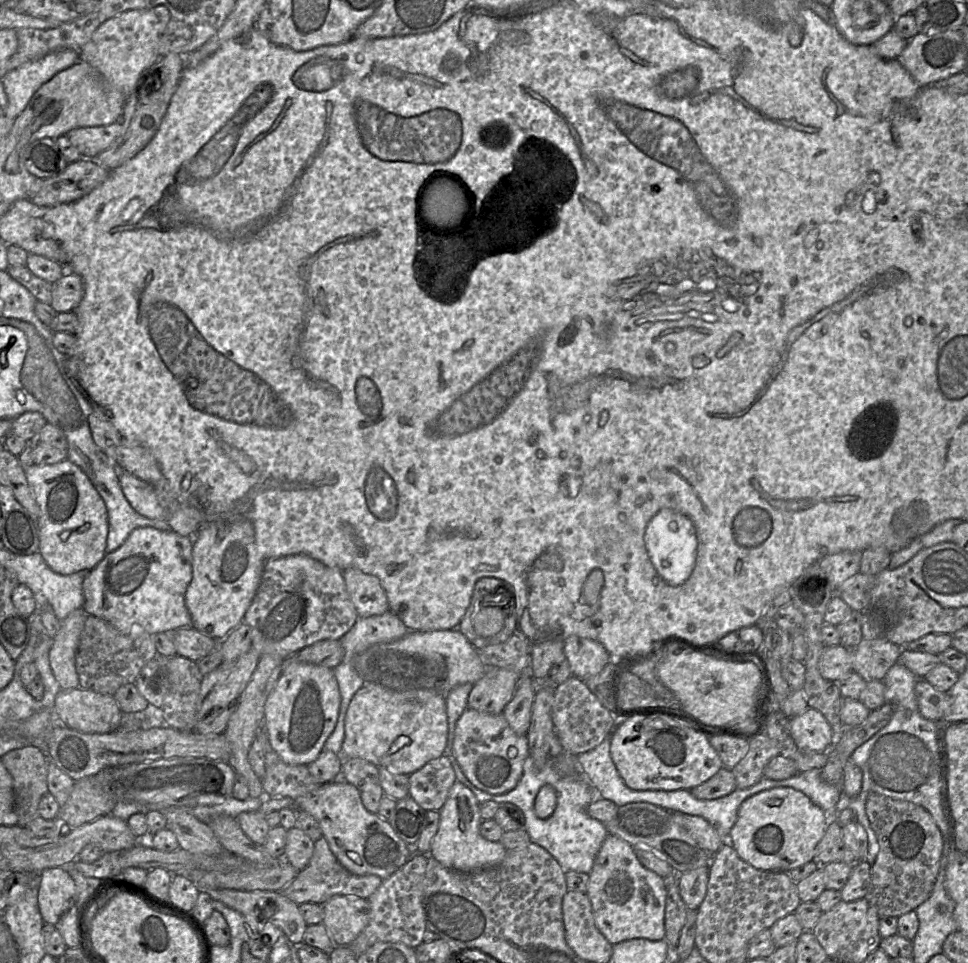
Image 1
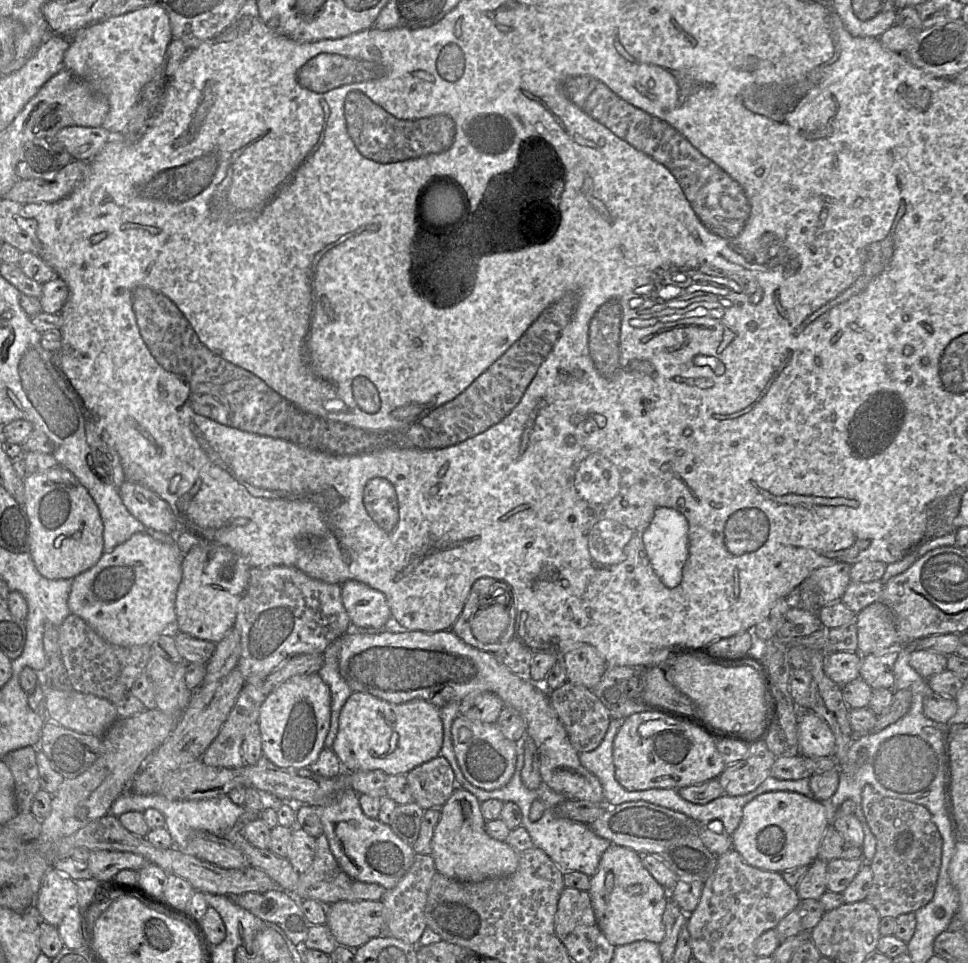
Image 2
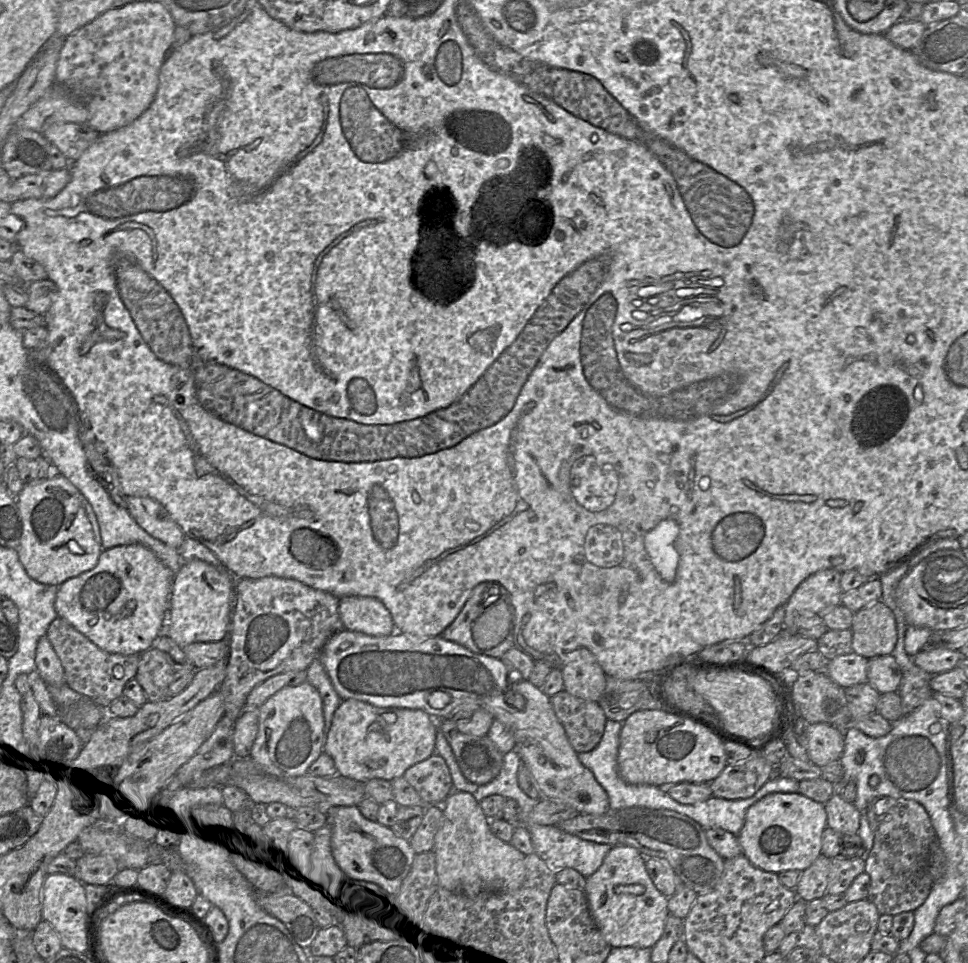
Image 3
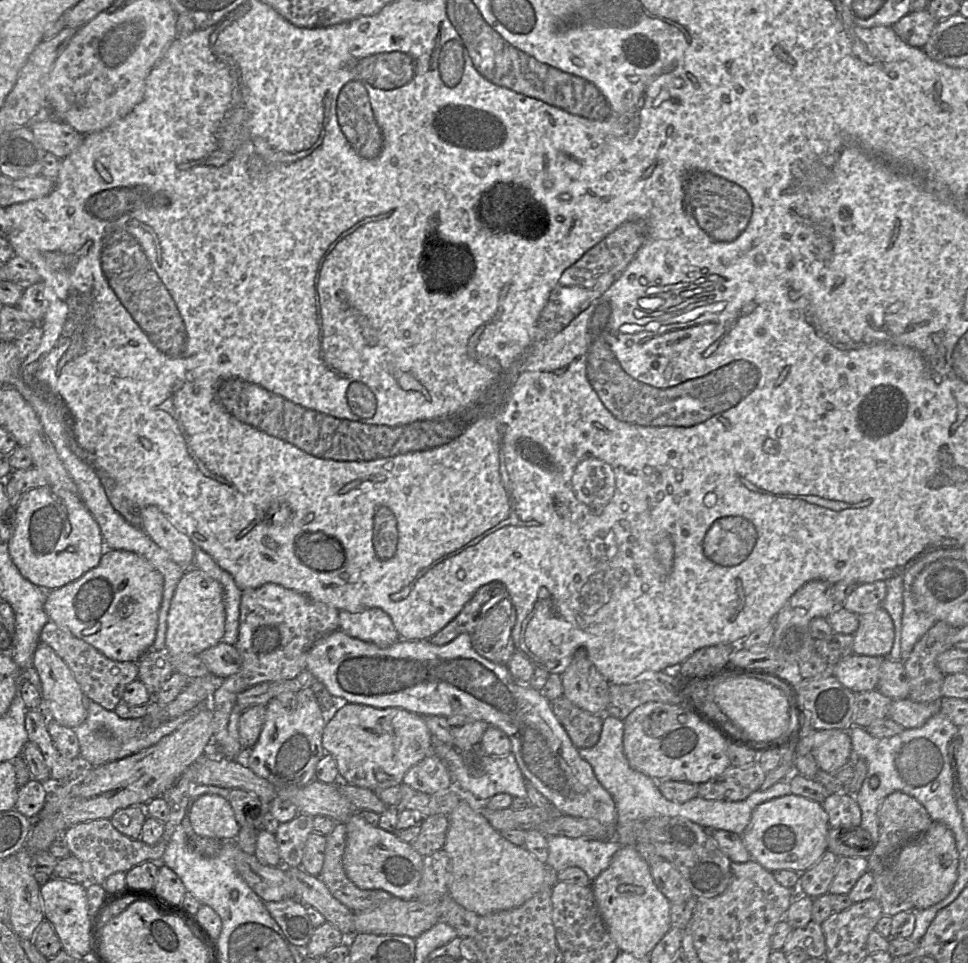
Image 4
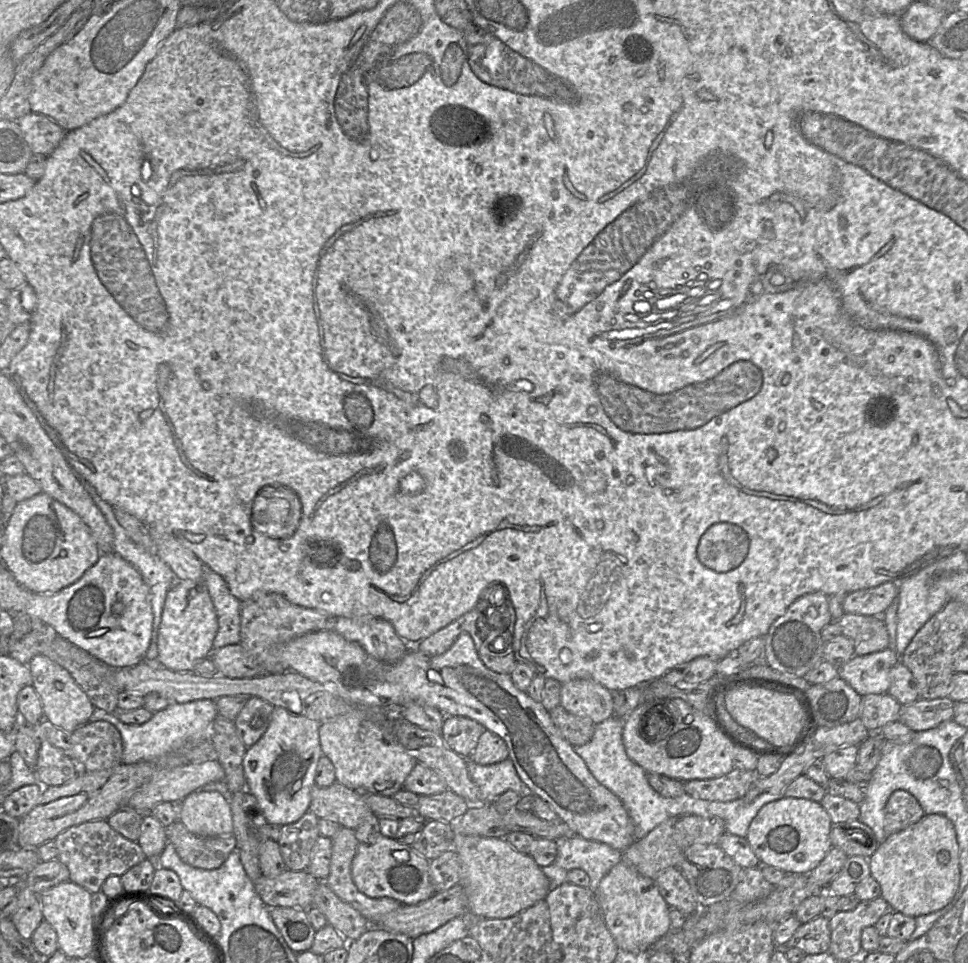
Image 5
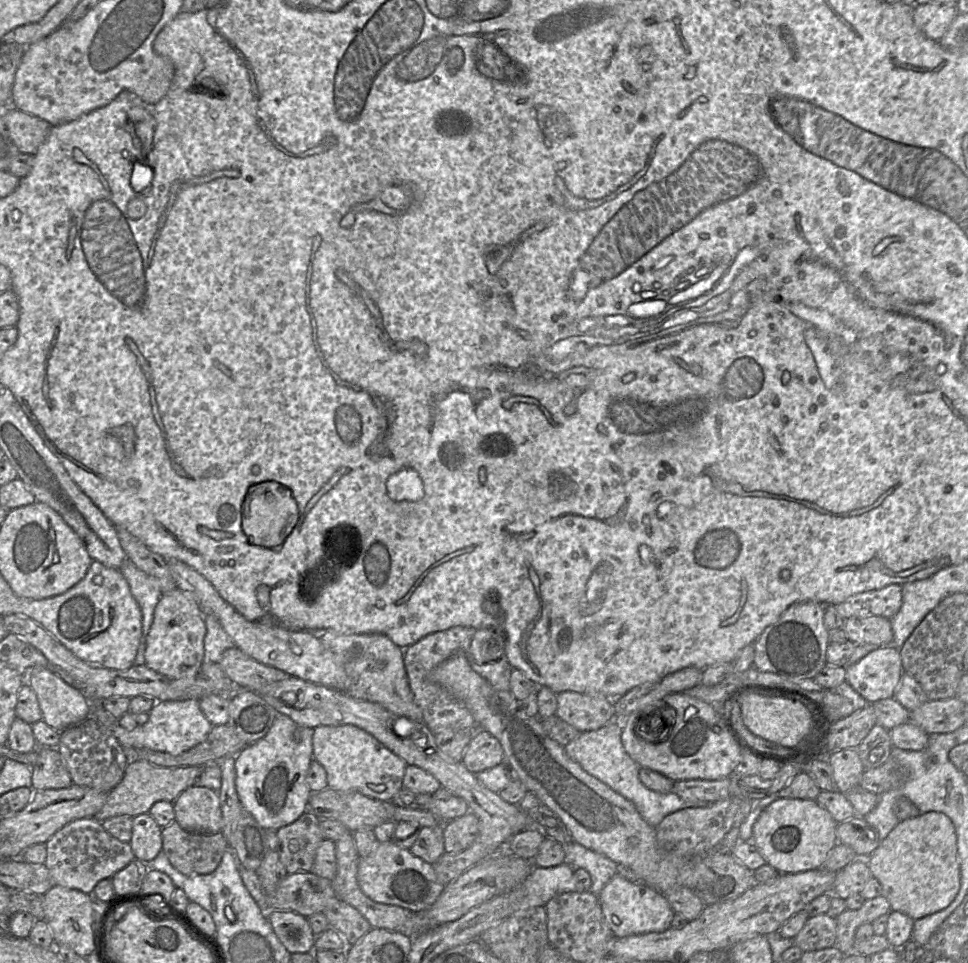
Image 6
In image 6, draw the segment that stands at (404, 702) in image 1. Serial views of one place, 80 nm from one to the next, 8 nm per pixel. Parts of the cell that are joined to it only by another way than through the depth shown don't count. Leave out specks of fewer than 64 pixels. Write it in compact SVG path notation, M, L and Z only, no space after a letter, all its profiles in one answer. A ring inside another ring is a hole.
M318 726L313 729L312 745L313 760L321 764L327 773L327 788L359 792L383 801L392 801L403 788L403 777L408 764L357 726Z

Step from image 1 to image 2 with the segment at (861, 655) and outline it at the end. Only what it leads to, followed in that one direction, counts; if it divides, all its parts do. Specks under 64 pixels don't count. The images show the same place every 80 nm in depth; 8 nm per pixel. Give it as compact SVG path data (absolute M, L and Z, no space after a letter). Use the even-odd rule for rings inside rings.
M895 644L881 652L861 657L860 677L872 689L894 687L894 664L901 650L902 644Z

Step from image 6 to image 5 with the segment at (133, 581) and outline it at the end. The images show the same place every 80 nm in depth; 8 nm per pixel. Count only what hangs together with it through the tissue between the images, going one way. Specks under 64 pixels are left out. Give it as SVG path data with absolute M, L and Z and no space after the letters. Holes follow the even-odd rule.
M85 485L87 492L91 496L94 503L102 512L103 516L105 517L107 523L111 527L113 534L114 534L114 544L113 544L113 551L114 553L120 555L123 559L131 563L136 570L141 574L143 581L149 588L150 596L151 596L151 605L154 614L154 621L153 621L153 634L151 639L150 647L145 655L144 661L156 661L158 657L158 648L157 648L157 635L158 629L161 622L162 611L165 604L165 599L169 590L173 587L173 585L178 581L170 569L170 567L155 553L151 553L137 545L126 533L125 529L119 524L114 508L105 502L101 497L98 495L96 490L92 486Z

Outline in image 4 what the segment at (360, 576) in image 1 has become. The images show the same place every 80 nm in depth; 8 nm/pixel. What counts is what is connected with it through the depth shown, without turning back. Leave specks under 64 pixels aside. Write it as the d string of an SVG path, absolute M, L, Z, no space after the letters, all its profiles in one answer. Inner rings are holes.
M370 608L359 613L340 611L339 630L380 648L387 648L400 639L391 618L380 608Z

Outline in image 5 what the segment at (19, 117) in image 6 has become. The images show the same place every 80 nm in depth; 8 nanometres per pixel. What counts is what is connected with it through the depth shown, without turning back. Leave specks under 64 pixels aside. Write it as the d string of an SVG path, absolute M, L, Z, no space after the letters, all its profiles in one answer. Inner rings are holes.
M31 112L16 122L33 154L49 156L67 133L52 119L38 113Z

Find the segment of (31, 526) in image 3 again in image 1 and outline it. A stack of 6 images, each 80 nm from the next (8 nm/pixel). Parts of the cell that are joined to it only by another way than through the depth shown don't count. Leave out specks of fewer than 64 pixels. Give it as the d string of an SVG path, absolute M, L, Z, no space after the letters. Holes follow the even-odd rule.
M68 459L52 465L32 464L23 471L40 510L39 553L45 562L62 575L93 569L106 554L108 515L87 475Z

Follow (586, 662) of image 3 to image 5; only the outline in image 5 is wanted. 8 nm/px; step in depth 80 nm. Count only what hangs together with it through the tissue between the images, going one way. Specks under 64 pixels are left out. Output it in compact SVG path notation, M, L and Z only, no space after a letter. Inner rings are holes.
M591 679L563 683L560 705L573 715L590 718L595 725L614 715L613 693Z

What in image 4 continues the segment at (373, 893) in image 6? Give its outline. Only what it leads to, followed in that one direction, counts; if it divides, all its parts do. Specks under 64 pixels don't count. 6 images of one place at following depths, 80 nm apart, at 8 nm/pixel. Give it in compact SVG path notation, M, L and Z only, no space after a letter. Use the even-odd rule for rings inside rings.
M355 812L345 823L346 846L342 863L347 877L360 889L378 889L395 897L415 899L423 870L423 857L411 843L402 841L395 833L373 826Z

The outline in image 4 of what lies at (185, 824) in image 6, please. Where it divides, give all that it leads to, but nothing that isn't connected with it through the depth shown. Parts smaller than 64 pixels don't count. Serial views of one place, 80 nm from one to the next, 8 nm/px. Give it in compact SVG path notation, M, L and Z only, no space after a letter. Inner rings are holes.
M215 794L198 797L188 810L195 834L222 841L235 841L241 827L236 821L230 802Z

